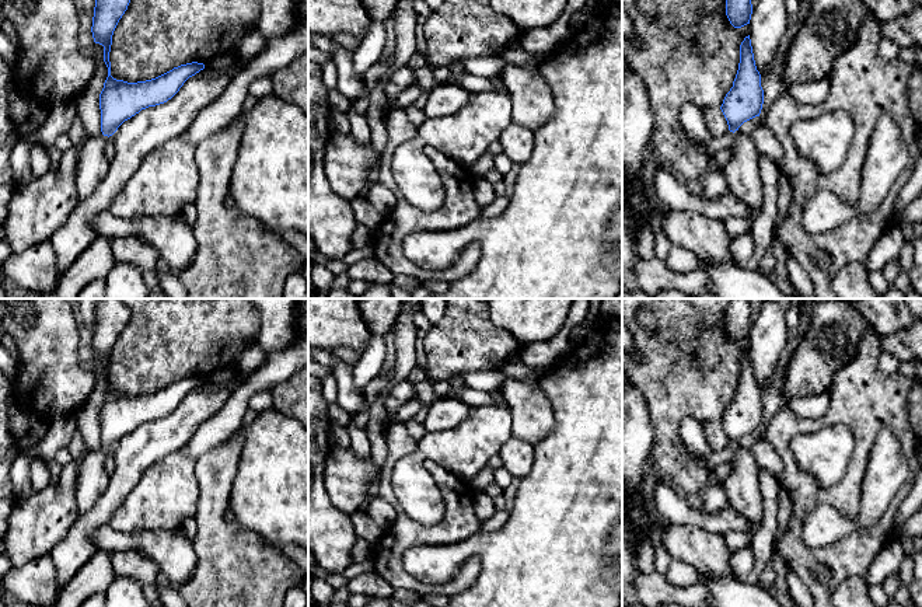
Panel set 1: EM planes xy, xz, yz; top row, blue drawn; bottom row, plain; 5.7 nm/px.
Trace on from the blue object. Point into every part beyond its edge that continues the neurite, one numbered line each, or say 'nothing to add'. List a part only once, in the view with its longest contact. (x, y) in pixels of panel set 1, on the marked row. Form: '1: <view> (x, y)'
1: xy (91, 163)

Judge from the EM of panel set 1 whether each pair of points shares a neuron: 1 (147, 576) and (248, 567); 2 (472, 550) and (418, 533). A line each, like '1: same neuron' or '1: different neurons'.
1: different neurons
2: different neurons

